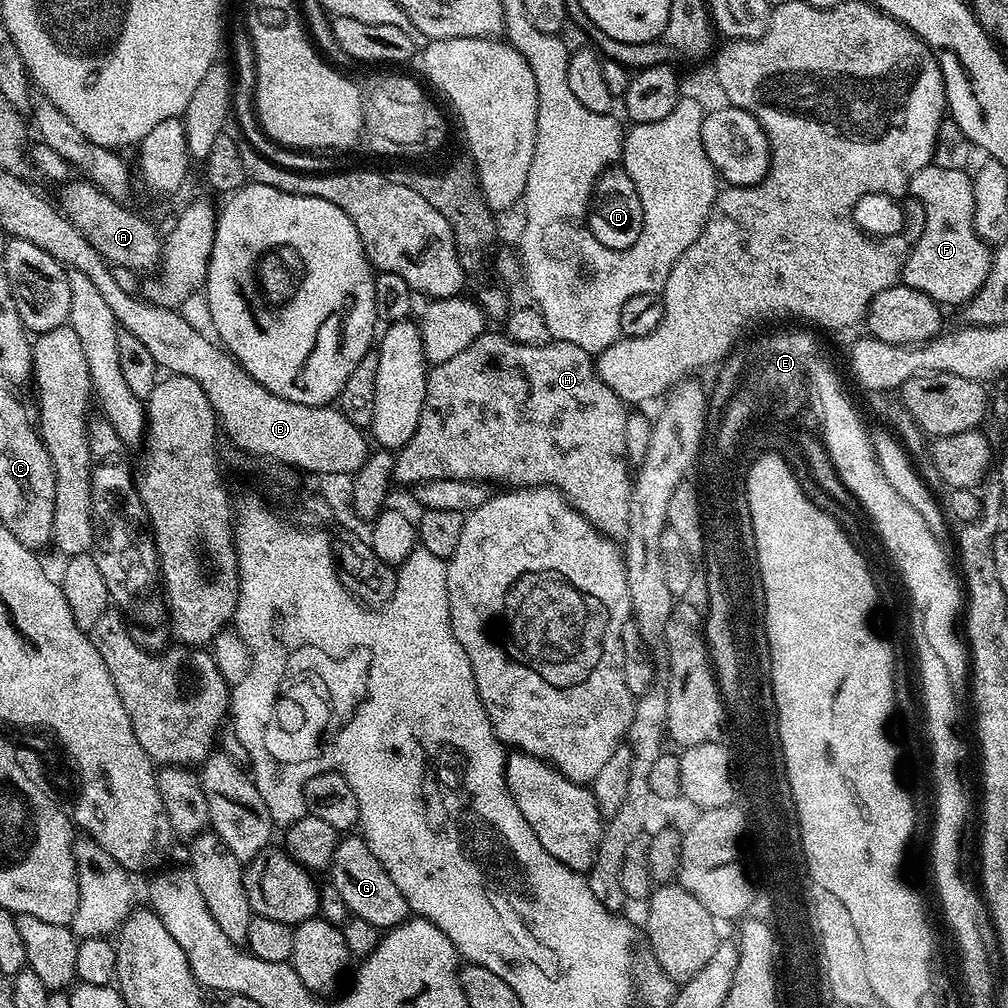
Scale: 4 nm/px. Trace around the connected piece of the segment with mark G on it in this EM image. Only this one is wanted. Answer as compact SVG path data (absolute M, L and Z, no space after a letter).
M348 834L341 839L334 850L330 875L331 887L342 894L342 902L346 902L349 913L365 919L376 929L396 928L409 919L408 903L406 898L402 898L402 890L398 890L398 886L394 886L394 881L390 879L390 874L386 874L386 866L382 866L382 862L374 858L374 850L370 850L363 835Z

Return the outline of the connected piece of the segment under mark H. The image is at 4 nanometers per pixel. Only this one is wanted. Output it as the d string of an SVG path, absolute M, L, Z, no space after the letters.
M485 330L482 335L462 354L454 354L446 362L435 365L429 371L426 382L426 402L422 406L422 418L418 418L418 430L414 430L414 438L406 442L406 446L395 453L392 476L400 484L415 486L421 481L437 480L438 478L454 478L458 480L483 480L493 486L514 488L557 488L568 499L572 507L577 508L585 518L609 538L623 538L630 526L630 494L634 483L630 471L628 451L626 450L626 422L630 415L624 401L606 386L606 382L596 373L596 362L593 353L582 350L582 346L574 346L570 342L552 340L542 346L526 346L515 344L506 334L500 336L492 330Z

